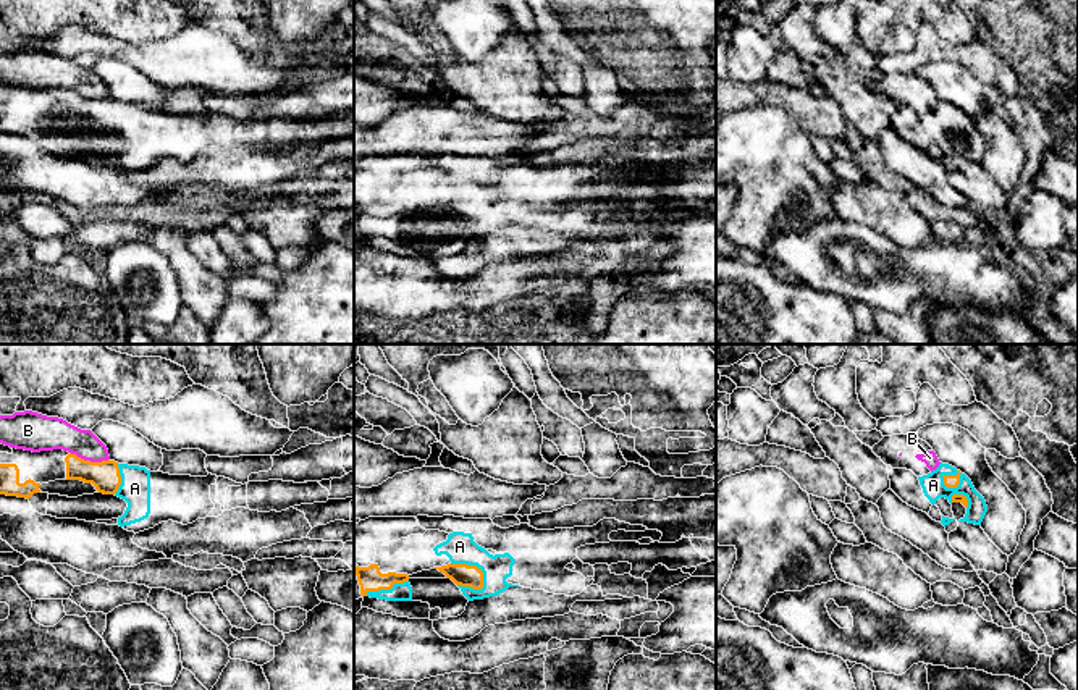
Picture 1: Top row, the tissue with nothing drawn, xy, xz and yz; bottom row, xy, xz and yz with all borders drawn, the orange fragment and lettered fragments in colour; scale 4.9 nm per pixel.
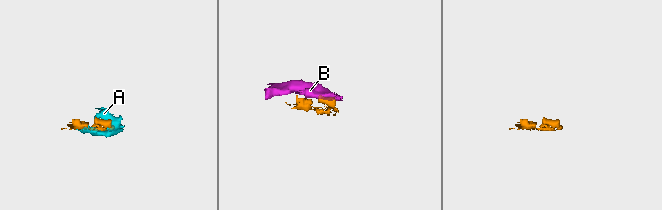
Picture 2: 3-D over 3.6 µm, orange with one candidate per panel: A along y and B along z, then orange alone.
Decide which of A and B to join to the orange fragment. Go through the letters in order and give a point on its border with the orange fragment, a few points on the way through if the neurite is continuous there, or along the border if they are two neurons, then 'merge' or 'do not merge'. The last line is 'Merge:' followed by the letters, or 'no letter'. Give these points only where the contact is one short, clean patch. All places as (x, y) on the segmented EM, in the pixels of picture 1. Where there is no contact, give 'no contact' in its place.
A: meets orange in xz at (474, 566); merge
B: meets orange in xy at (89, 461); border along xy (70, 451), (91, 461), (109, 459); do not merge
Merge: A

